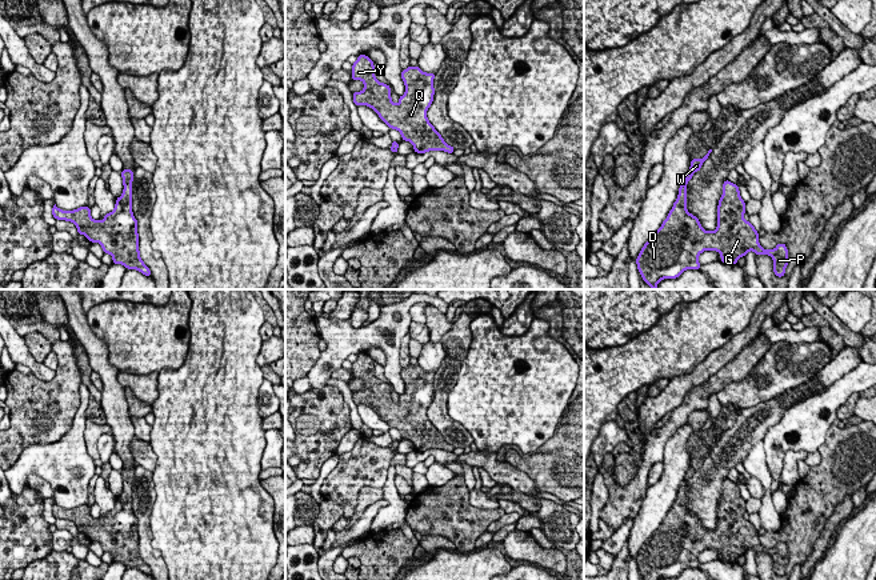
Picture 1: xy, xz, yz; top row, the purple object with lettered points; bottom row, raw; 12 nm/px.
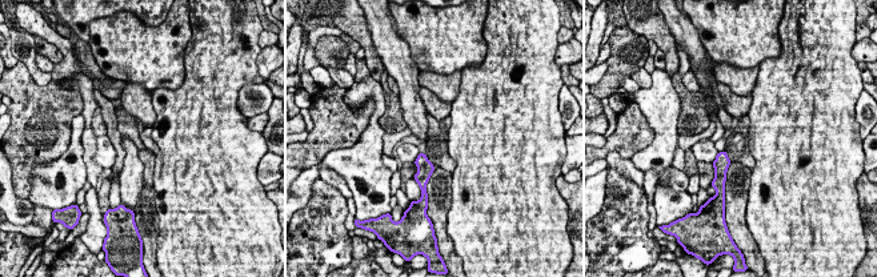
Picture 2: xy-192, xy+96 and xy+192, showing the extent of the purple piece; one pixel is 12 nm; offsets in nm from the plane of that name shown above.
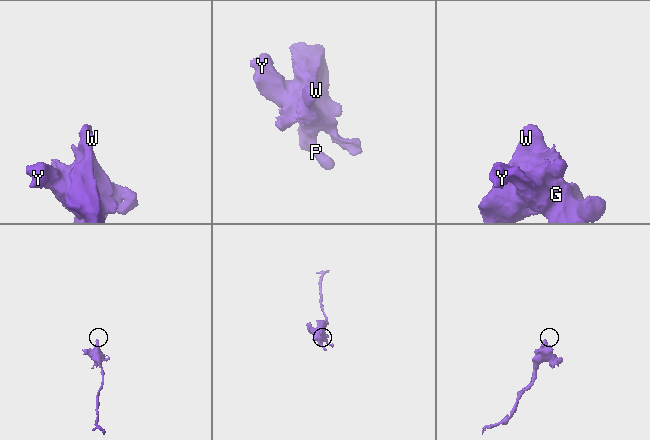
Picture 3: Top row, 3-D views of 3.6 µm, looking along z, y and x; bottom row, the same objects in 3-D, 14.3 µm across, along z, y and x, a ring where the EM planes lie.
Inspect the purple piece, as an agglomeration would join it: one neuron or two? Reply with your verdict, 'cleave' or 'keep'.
keep

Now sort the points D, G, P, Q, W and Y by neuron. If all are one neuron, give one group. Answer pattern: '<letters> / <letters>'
D G P Q W Y

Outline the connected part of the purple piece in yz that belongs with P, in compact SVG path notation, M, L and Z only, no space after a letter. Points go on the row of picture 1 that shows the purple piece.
M712 149L703 159L691 160L691 167L679 195L661 227L641 248L636 264L652 289L664 279L677 279L685 269L700 269L699 255L717 251L721 263L737 264L749 251L768 255L773 260L777 277L785 275L788 265L787 245L780 243L775 249L764 249L759 243L755 227L744 220L745 201L739 187L729 180L723 183L723 195L717 205L717 228L705 231L699 219L687 209L687 184L693 173L701 169Z

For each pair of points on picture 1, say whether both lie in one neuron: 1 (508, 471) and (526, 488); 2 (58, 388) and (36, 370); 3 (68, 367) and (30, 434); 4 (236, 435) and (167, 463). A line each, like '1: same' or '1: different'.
1: same
2: different
3: same
4: same

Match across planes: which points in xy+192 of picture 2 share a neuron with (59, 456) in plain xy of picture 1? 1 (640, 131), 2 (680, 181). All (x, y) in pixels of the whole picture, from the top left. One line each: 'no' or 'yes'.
1: no
2: no

